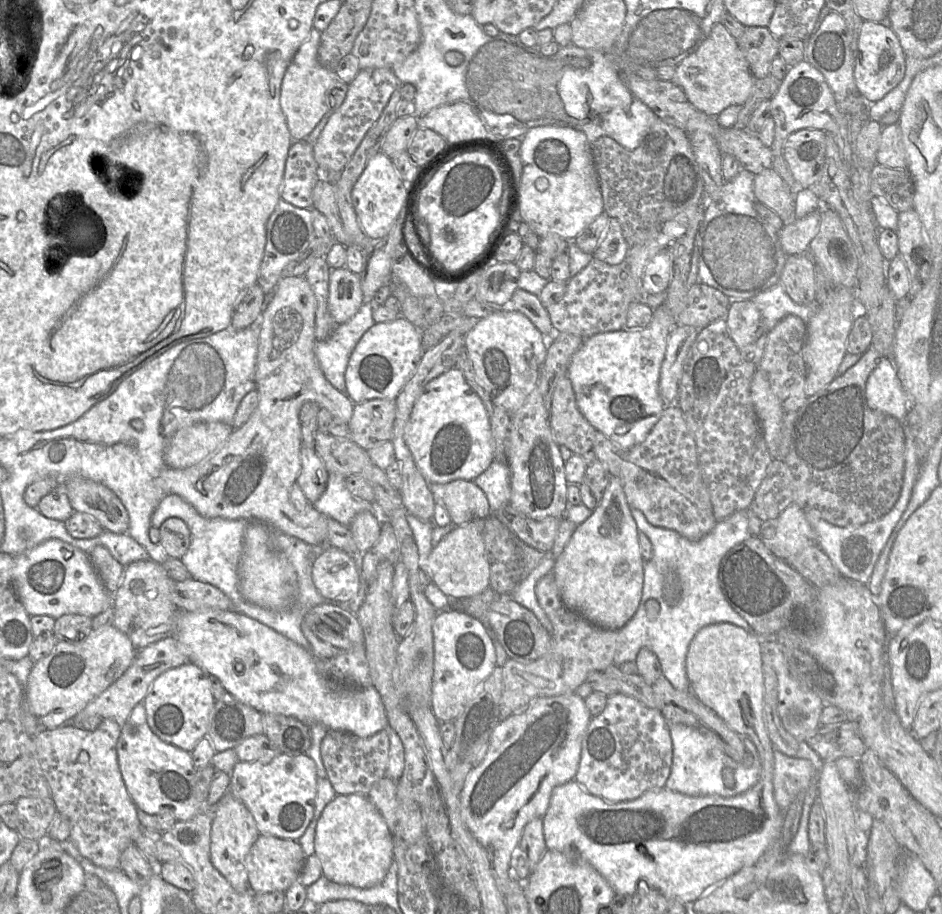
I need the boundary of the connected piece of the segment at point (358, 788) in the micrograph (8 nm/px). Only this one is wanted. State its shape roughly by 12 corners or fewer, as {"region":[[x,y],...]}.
{"region":[[328,730],[321,757],[337,795],[386,776],[386,731]]}

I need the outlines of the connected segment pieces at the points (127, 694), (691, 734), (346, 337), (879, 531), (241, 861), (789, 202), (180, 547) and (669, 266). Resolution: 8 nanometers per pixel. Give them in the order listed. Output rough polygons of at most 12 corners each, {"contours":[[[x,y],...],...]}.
{"contours":[[[175,636],[138,650],[127,671],[75,716],[123,726],[160,674],[188,662]],[[669,723],[667,789],[729,798],[758,782],[699,730]],[[374,303],[317,341],[326,379],[345,393],[352,351],[374,325]],[[905,427],[904,483],[886,515],[840,527],[805,510],[840,574],[869,582],[908,507],[922,461]],[[230,791],[212,808],[213,865],[251,892],[246,857],[260,836]],[[773,168],[755,176],[756,200],[784,225],[797,219],[795,194]],[[168,518],[159,527],[160,545],[181,559],[191,543],[187,525]],[[669,249],[658,252],[645,267],[646,294],[667,291],[673,278]]]}

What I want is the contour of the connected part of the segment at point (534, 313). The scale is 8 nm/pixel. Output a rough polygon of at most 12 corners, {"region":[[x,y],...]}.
{"region":[[517,288],[507,309],[528,317],[547,339],[550,315],[536,295]]}

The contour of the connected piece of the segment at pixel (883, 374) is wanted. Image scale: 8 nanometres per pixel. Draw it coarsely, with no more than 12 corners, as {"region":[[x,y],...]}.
{"region":[[879,358],[865,393],[872,409],[906,423],[911,400],[891,358]]}

